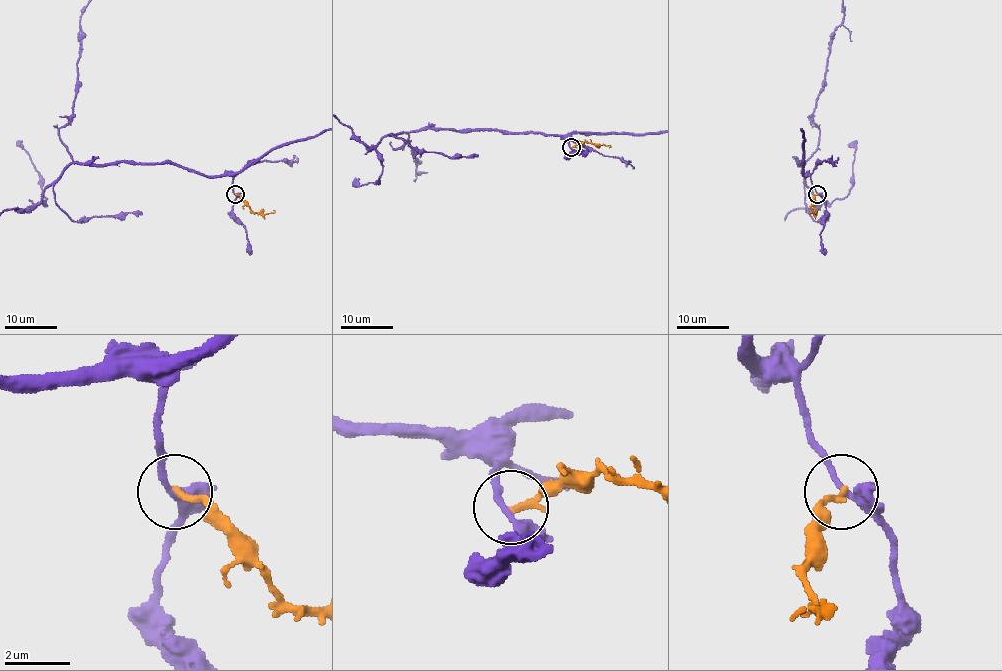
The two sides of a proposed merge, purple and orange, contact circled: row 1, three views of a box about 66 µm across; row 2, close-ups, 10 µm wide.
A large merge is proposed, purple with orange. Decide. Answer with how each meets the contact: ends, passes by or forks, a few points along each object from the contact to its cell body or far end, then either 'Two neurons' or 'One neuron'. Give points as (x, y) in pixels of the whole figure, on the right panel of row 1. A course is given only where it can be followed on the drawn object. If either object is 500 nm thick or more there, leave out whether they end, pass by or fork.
At the ring purple passes by. At the ring orange ends. Course of orange: (817, 193), (815, 214), (817, 210). Two neurons

